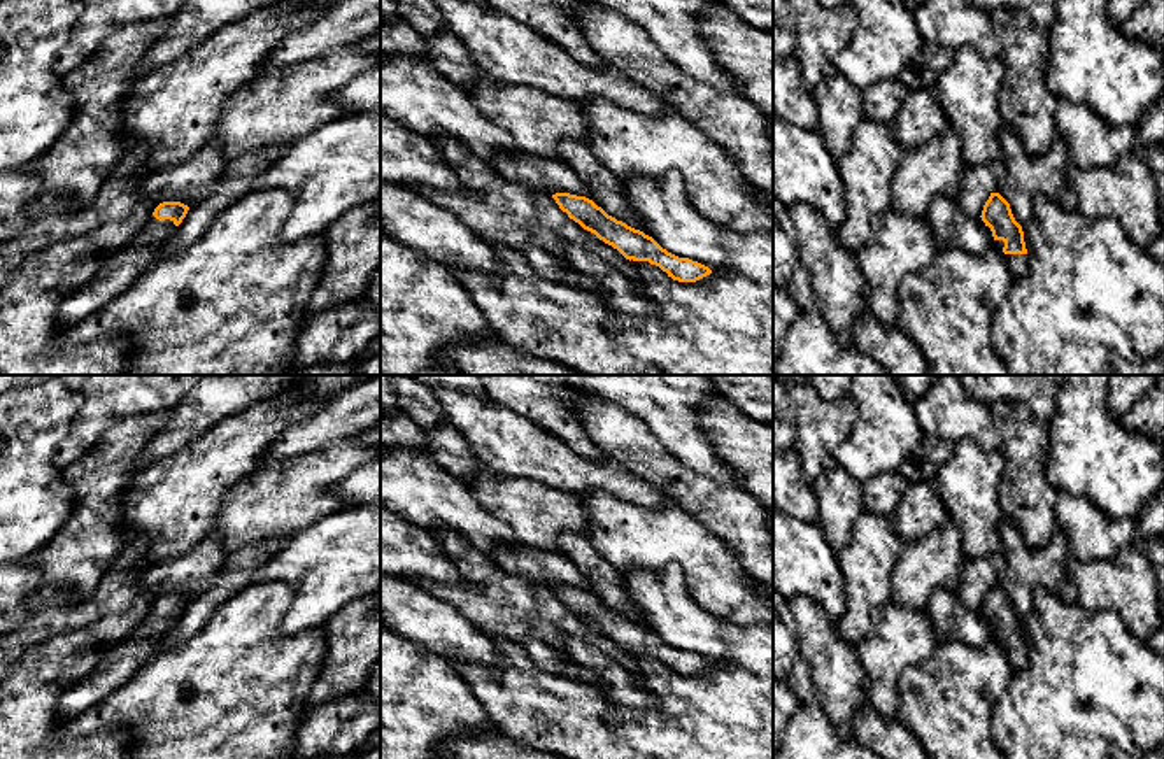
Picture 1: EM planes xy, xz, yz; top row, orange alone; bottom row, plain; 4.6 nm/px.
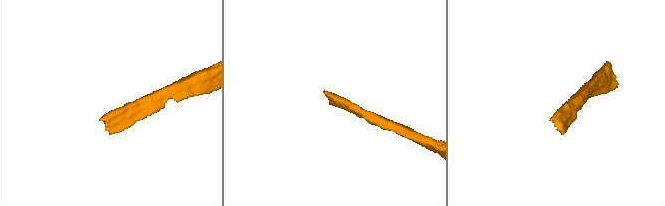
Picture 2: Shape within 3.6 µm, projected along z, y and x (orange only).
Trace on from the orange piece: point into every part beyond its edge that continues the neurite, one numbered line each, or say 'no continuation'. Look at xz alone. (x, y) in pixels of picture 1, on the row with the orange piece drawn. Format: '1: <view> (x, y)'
no continuation

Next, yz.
1: yz (1017, 263)

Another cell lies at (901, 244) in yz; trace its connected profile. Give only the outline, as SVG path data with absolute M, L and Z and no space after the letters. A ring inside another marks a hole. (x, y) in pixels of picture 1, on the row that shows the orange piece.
M894 207L871 221L871 240L857 252L866 279L866 312L882 324L896 324L899 287L910 273L919 273L936 258L934 233L927 217Z

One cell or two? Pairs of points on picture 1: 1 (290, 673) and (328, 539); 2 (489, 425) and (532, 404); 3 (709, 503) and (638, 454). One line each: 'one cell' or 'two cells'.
1: two cells
2: two cells
3: one cell

